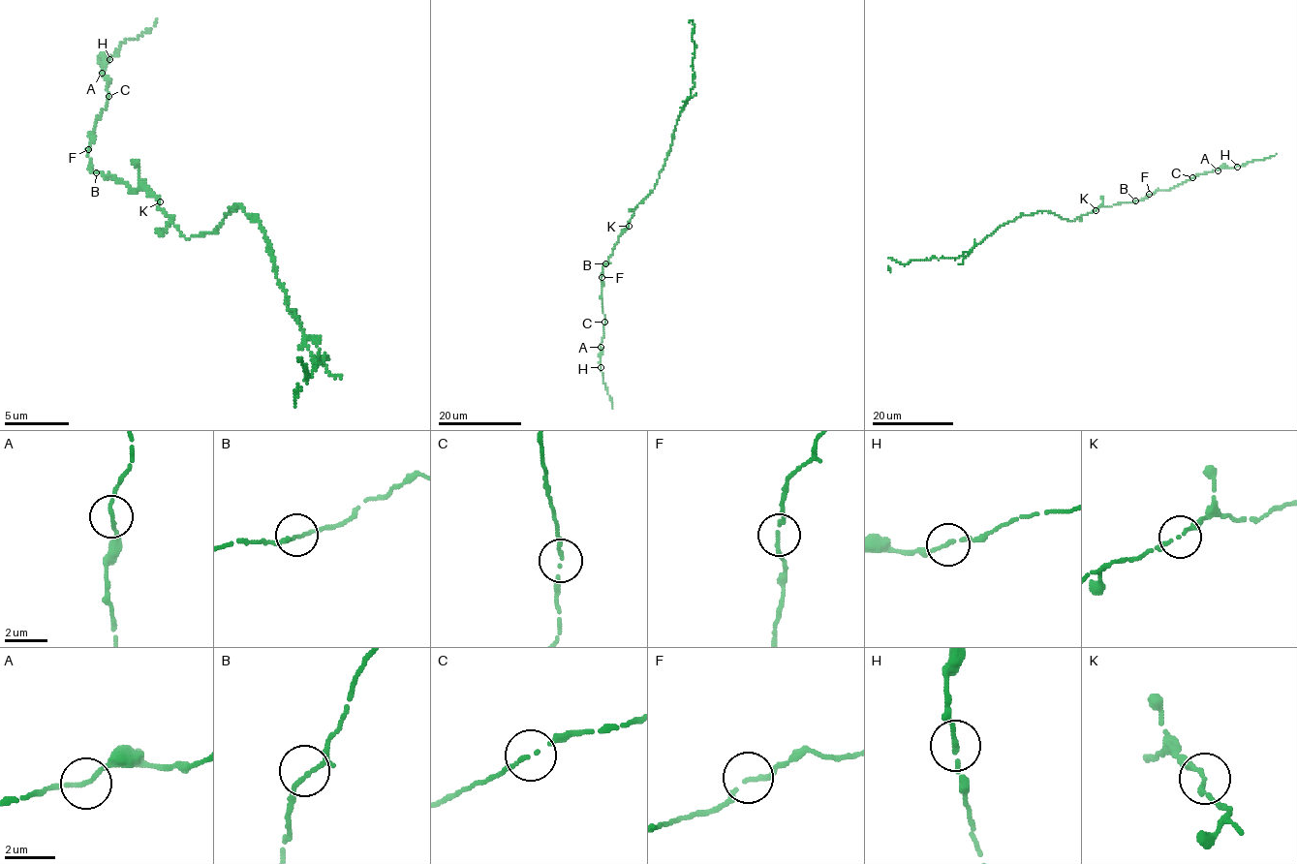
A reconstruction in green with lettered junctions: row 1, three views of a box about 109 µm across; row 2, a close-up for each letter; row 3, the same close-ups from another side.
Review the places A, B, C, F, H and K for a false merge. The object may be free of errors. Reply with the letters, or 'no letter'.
no letter

